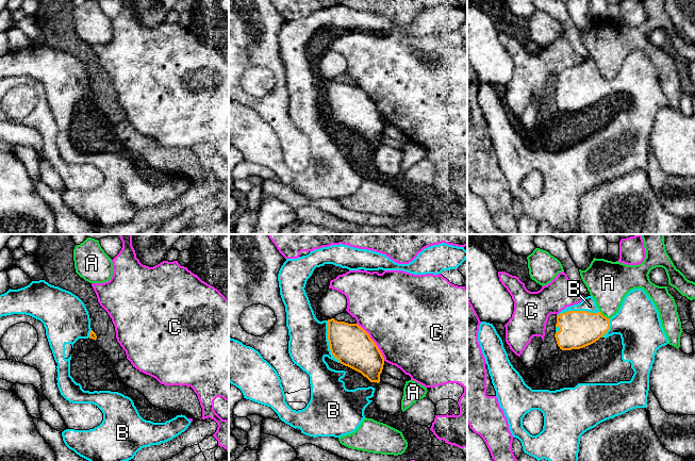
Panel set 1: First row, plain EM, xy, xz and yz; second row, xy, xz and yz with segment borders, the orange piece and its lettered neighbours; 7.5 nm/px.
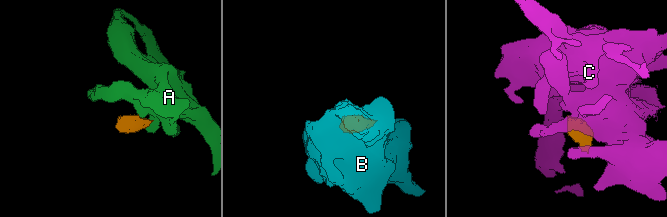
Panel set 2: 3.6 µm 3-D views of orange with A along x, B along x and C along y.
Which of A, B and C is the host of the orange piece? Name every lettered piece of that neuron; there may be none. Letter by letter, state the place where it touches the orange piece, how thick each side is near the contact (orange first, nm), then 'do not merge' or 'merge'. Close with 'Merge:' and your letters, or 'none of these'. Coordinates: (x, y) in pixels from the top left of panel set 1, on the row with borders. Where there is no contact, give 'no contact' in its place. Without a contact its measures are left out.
A: yz (602, 315) | 280/320 nm | do not merge
B: xz (329, 342) | 300/300 nm | merge
C: xz (374, 342) | 300/500 nm | do not merge
Merge: B

